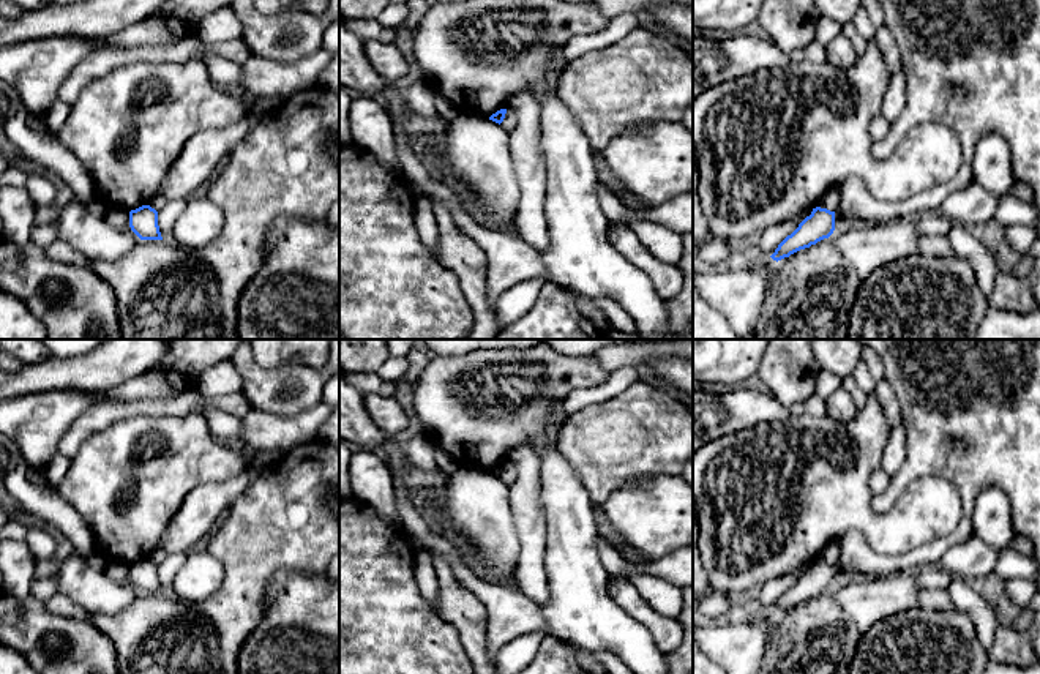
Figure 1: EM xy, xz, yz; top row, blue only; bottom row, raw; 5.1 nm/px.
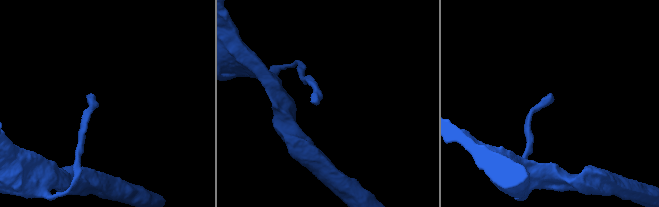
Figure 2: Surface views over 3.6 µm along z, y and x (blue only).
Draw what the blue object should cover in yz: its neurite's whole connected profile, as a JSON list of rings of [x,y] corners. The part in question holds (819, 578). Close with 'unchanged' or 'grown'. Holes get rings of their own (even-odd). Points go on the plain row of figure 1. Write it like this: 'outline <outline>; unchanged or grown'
outline [[[816,560],[799,581],[787,589],[770,609],[773,614],[781,614],[791,608],[810,601],[817,595],[829,592],[835,584],[835,565]]]; unchanged

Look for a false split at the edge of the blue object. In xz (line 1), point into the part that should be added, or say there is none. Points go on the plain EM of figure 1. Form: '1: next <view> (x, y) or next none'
1: next none

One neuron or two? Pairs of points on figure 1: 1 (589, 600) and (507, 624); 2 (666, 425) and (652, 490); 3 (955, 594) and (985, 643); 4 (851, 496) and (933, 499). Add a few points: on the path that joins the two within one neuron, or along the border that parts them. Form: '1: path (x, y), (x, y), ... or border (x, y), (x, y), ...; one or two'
1: border (540, 606), (543, 622), (553, 635); two
2: border (676, 475), (639, 475), (621, 488); two
3: path (968, 603), (983, 619), (985, 630); one
4: path (870, 516), (873, 520), (912, 520); one

